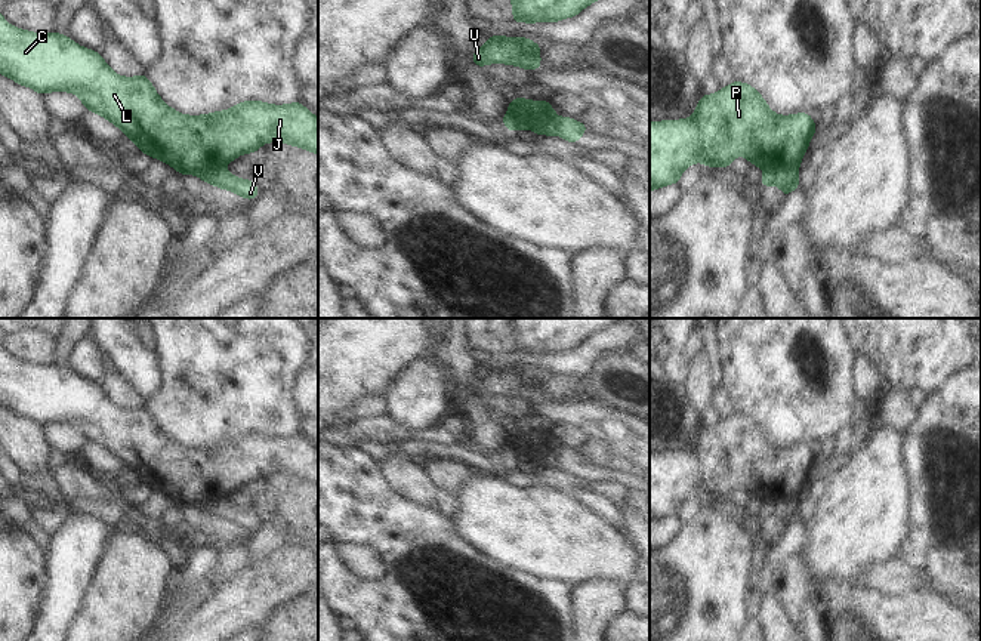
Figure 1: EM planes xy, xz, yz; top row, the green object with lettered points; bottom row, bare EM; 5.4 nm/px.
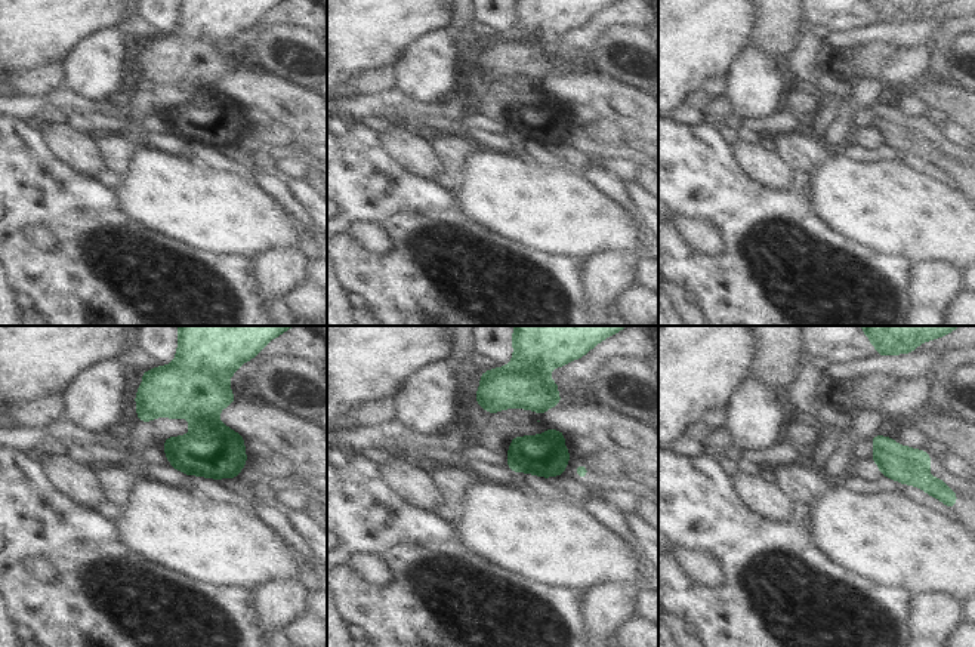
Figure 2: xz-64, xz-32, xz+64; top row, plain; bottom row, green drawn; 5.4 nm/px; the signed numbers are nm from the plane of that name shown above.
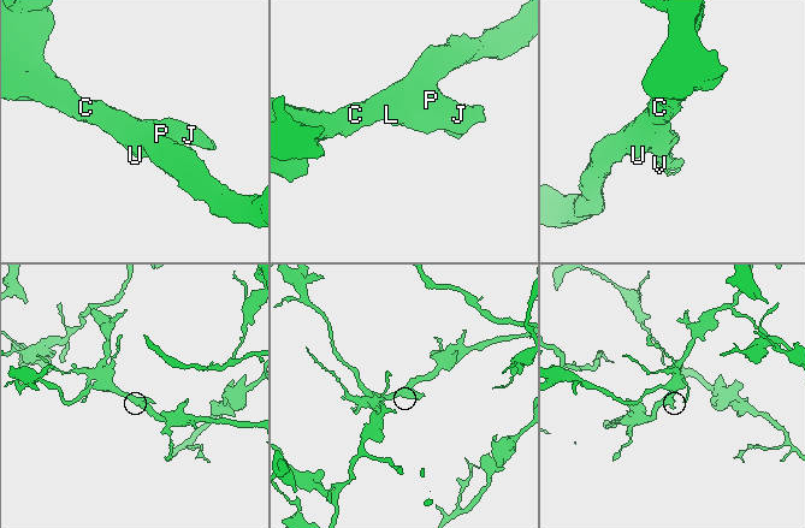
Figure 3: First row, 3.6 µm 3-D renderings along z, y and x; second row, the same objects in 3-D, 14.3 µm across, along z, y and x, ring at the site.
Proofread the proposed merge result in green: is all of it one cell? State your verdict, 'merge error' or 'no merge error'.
merge error

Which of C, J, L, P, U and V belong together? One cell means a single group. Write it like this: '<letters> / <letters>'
C J L P U / V

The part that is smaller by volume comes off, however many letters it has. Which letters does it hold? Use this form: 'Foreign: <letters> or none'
Foreign: V

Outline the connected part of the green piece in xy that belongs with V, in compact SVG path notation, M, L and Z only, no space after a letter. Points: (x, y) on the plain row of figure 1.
M218 499L210 503L200 503L203 514L216 517L220 521L229 521L244 528L246 531L254 531L259 527L259 520L252 514L228 505L225 500Z

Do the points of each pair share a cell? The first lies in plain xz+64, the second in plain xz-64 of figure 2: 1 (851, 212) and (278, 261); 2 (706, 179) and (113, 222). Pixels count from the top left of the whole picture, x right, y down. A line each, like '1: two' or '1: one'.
1: two
2: one

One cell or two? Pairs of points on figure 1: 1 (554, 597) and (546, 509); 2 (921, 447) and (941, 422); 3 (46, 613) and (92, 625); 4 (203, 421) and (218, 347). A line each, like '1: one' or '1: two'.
1: two
2: one
3: two
4: one

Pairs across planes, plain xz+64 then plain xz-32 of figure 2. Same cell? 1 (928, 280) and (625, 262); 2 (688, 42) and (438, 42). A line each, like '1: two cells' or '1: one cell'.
1: one cell
2: two cells

